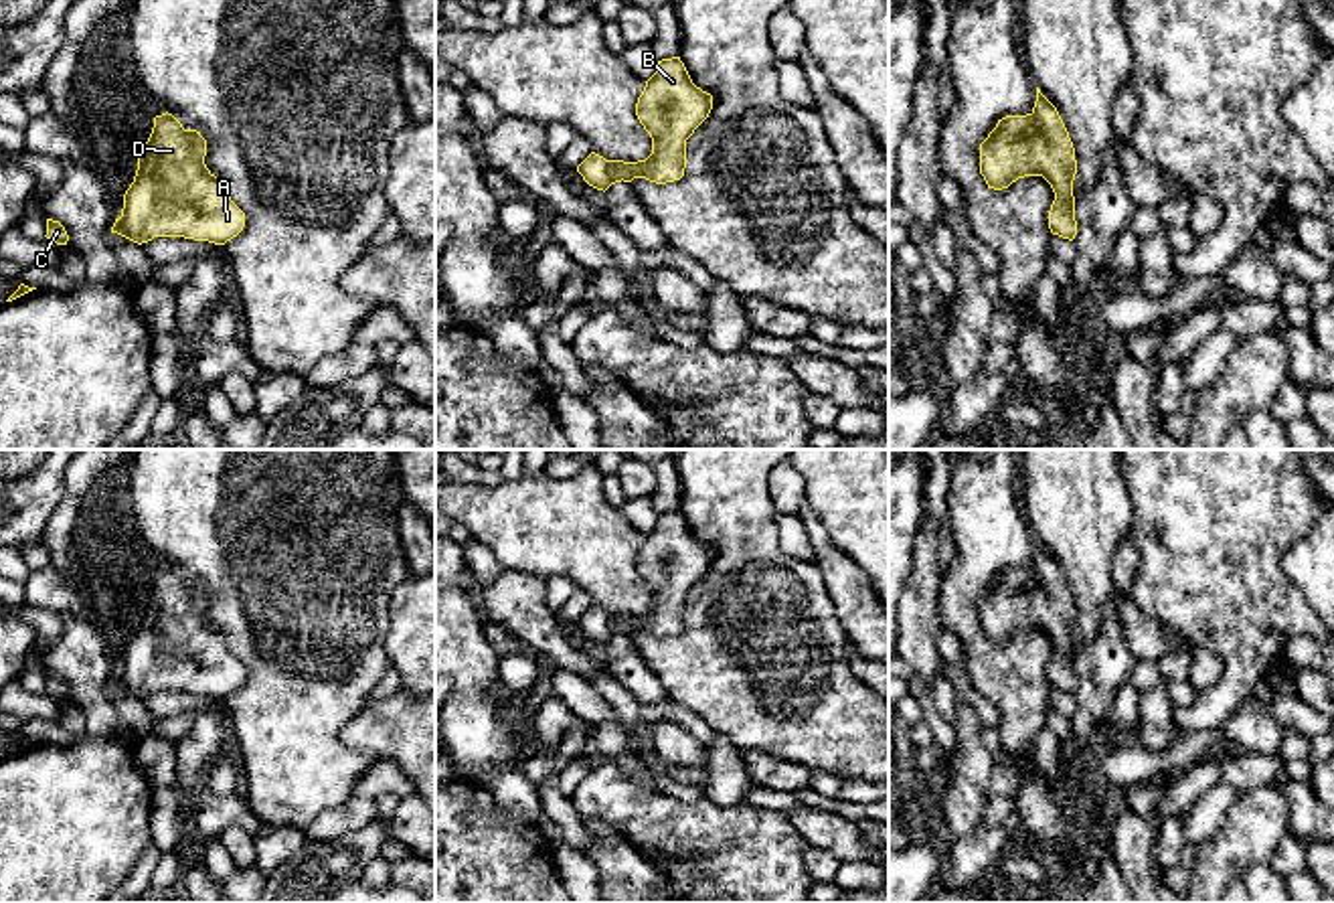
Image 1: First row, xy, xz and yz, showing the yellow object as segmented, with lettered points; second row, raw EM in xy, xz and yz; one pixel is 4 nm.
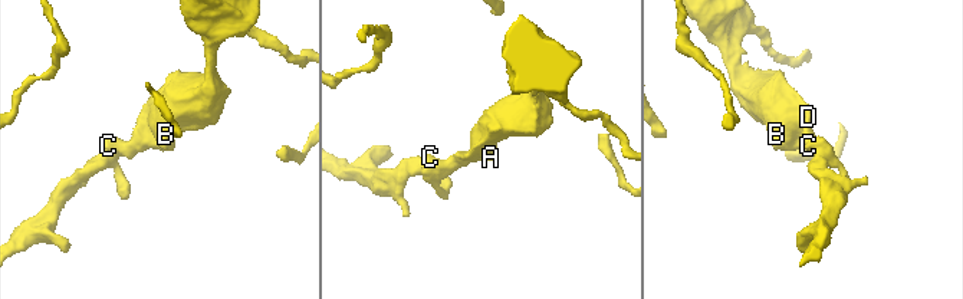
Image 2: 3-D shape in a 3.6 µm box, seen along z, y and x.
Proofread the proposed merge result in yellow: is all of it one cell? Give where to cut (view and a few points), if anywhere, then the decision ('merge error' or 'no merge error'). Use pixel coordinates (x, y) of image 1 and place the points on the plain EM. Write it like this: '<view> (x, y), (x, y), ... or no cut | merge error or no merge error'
no cut | no merge error

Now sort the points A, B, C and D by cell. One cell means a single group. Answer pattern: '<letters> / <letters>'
A B C D

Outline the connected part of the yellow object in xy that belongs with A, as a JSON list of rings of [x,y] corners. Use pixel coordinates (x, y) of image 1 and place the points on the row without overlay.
[[[168,565],[156,569],[111,686],[138,699],[154,690],[225,699],[237,690],[245,680],[245,666],[206,622],[204,609],[206,593],[200,585],[184,583]]]

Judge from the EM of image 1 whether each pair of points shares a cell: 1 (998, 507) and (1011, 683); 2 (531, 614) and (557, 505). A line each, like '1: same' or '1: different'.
1: same
2: different

